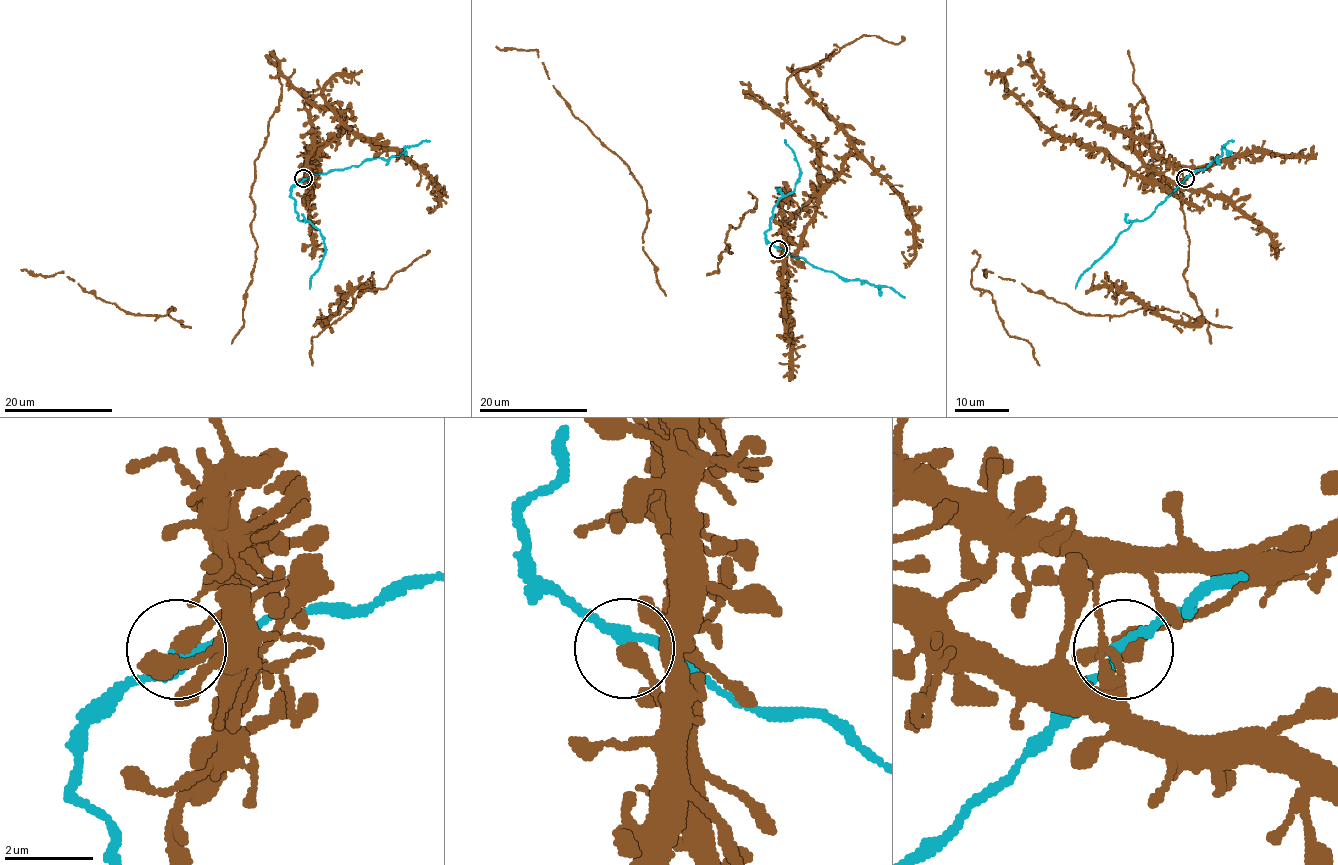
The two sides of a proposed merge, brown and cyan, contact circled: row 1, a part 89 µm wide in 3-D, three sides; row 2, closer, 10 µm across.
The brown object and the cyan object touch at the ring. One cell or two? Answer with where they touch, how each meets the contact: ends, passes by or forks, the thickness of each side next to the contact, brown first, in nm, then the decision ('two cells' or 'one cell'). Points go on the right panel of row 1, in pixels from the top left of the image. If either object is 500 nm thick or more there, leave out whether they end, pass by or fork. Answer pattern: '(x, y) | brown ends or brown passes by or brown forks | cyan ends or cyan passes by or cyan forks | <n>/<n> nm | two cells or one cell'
(1185, 178) | brown ends | cyan passes by | 440/240 nm | two cells

